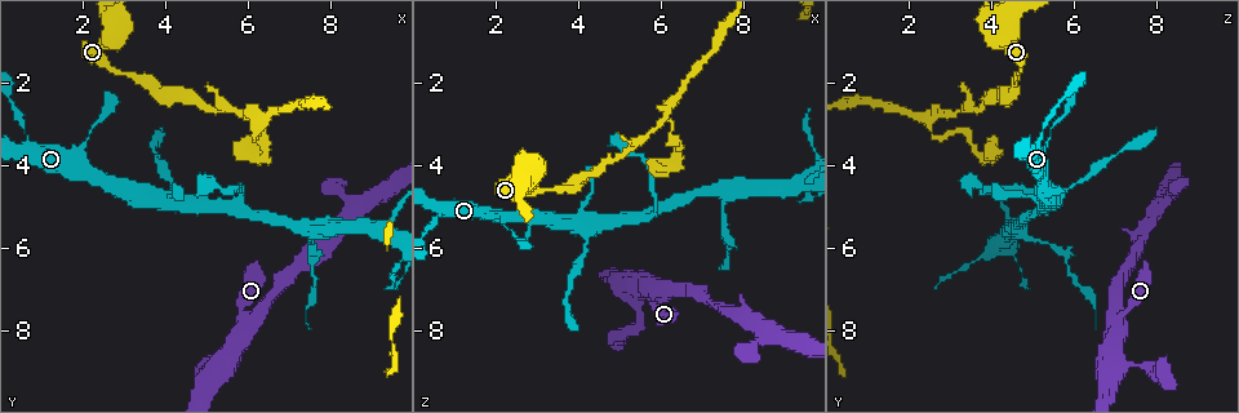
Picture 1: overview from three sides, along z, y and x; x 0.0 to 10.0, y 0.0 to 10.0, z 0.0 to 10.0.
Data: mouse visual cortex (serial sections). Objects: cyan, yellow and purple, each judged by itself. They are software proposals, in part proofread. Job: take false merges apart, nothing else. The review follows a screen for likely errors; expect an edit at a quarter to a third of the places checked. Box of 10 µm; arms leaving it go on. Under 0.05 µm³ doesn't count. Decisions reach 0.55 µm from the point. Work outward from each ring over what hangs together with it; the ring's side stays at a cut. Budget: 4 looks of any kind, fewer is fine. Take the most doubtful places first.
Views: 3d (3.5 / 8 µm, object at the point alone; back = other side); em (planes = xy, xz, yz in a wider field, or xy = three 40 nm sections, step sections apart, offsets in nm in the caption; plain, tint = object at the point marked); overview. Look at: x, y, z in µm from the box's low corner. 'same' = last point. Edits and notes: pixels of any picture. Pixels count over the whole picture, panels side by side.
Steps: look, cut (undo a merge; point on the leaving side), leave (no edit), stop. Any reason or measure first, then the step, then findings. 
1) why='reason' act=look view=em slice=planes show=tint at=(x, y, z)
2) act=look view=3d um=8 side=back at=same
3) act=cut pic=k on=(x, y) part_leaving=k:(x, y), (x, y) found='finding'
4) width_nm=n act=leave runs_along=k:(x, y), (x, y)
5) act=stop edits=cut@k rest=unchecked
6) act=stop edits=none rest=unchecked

why='abrupt turn' act=look view=3d um=3.5 at=(4.10, 4.90, 5.40)

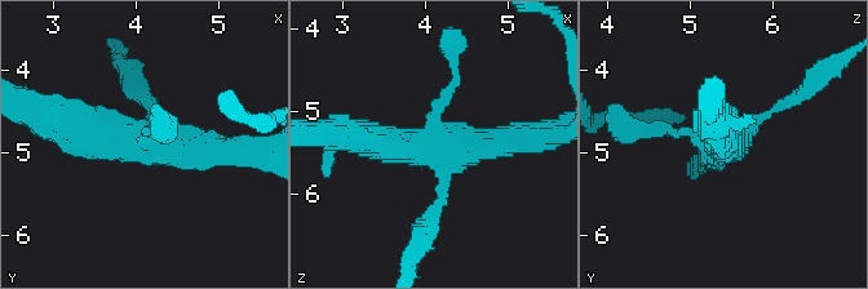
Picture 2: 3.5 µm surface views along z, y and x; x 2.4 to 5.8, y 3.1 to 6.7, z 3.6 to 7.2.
act=leave runs_along=2:(65, 121), (93, 138), (235, 150) found='all the same cell'

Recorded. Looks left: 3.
why='arms part here' act=look view=3d um=3.5 at=(6.20, 2.85, 2.50)

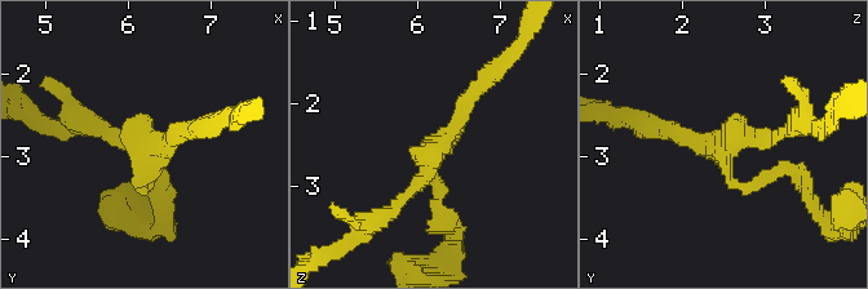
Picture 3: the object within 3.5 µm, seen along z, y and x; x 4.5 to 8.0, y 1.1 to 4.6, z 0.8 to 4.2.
arms=3 arm_widths_nm=150,150,200 why='need the tissue' act=look view=em slice=planes show=tint at=(6.30, 2.90, 2.50)

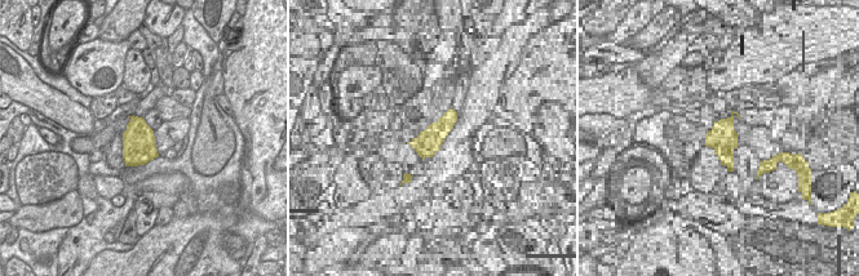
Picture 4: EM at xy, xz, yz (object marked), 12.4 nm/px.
act=leave runs_along=3:(102, 129), (146, 145), (150, 172) found='continuous, no second cell'

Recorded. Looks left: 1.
act=stop edits=none rest=unchecked

